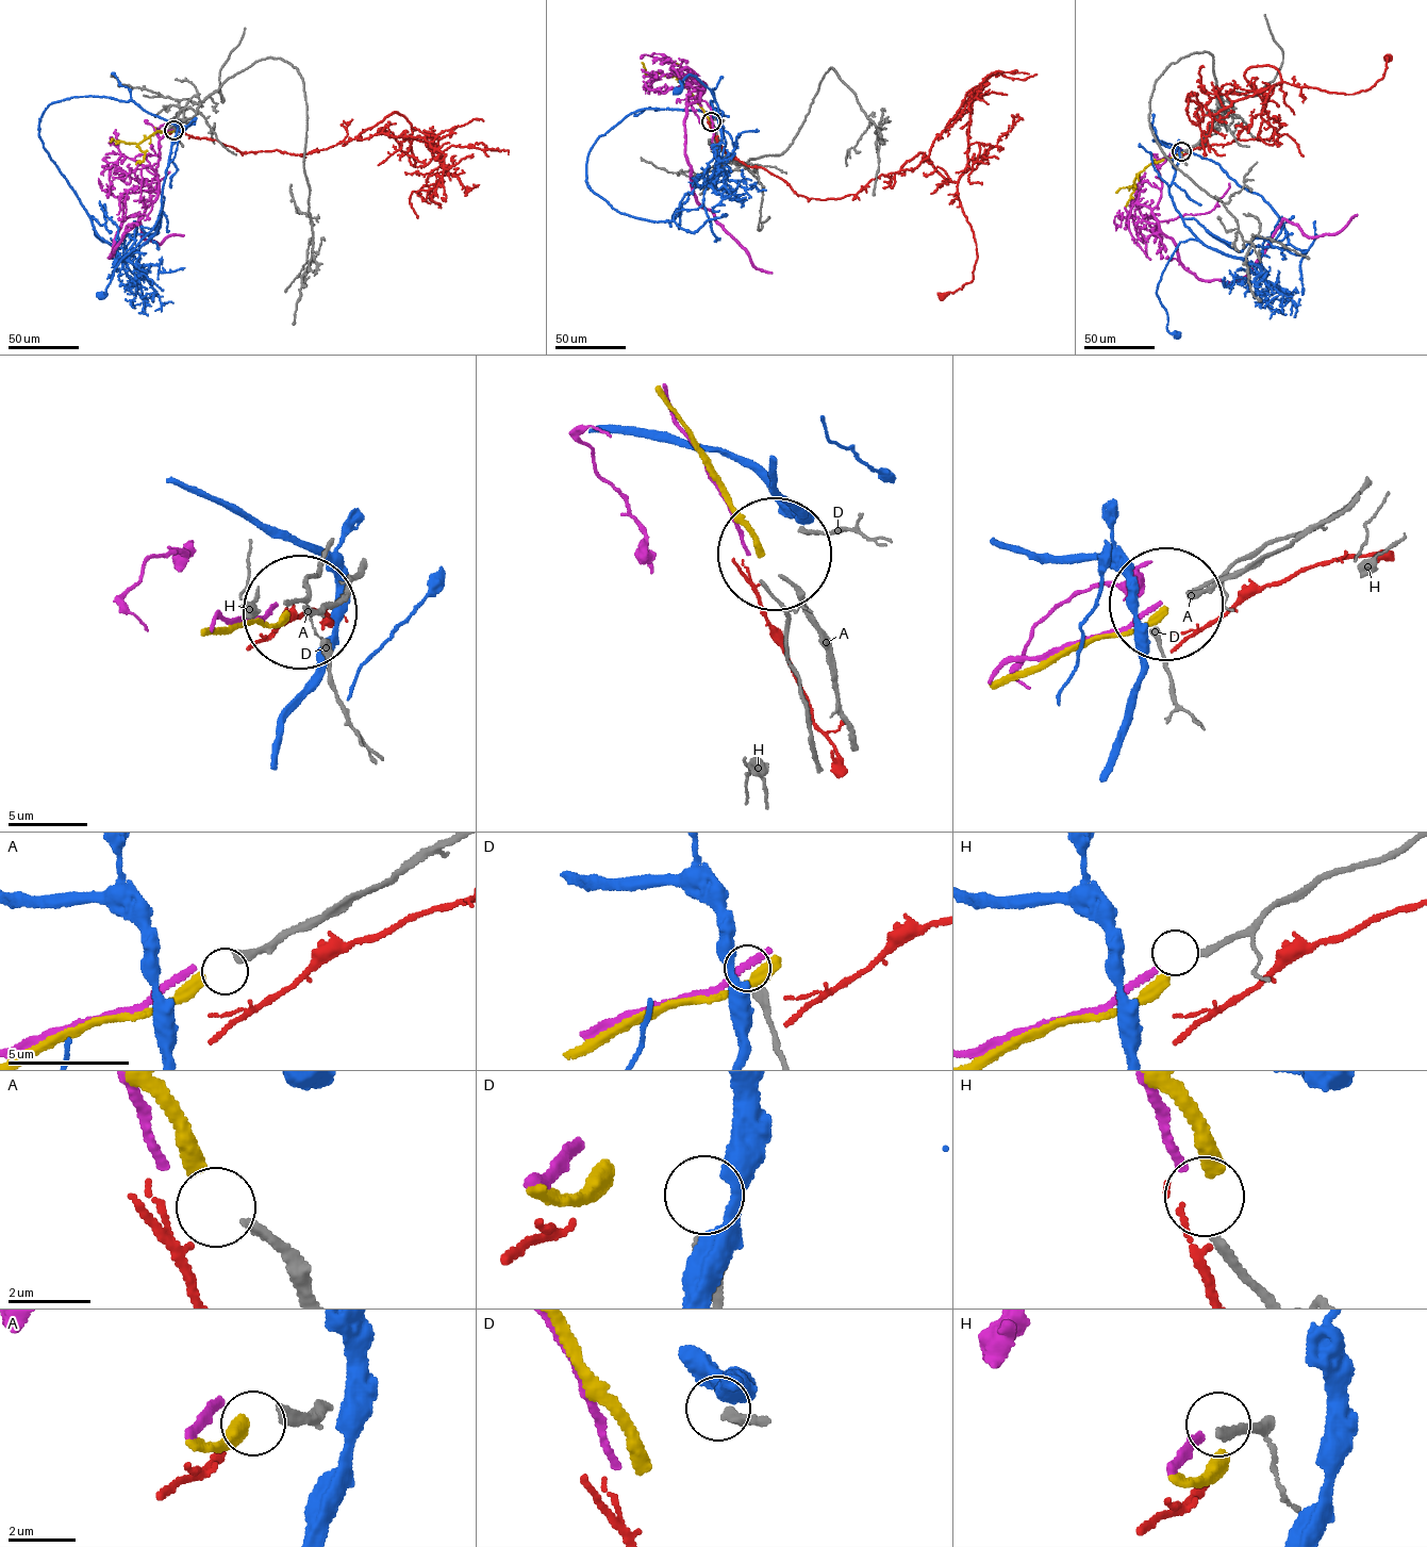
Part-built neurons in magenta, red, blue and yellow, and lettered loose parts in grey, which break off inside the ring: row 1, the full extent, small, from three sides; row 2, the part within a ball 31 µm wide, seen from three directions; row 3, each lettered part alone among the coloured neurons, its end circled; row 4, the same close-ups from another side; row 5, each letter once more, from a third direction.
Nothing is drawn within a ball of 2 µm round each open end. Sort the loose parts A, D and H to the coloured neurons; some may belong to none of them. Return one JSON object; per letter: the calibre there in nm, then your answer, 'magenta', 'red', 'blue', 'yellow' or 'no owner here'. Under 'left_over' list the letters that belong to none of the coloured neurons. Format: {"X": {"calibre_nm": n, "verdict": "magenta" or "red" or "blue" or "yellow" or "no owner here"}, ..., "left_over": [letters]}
{"A": {"calibre_nm": 280, "verdict": "yellow"}, "D": {"calibre_nm": 360, "verdict": "no owner here"}, "H": {"calibre_nm": 240, "verdict": "magenta"}, "left_over": ["D"]}

